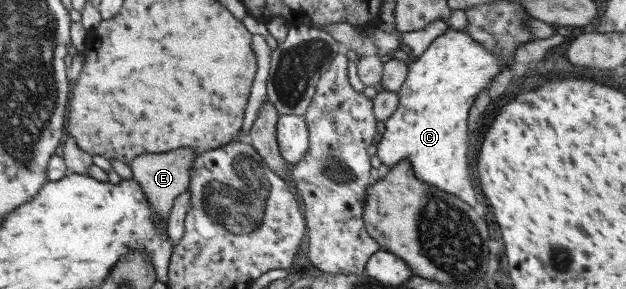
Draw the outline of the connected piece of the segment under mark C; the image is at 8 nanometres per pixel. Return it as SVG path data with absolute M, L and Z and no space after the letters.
M449 28L444 34L435 38L430 46L415 60L411 60L409 64L409 71L407 72L406 81L403 82L402 87L398 94L398 109L394 111L394 114L386 120L385 126L386 129L382 134L379 135L377 142L372 148L372 152L380 158L383 164L388 165L390 168L394 166L396 163L400 163L401 160L407 160L408 163L411 164L414 169L416 178L423 180L424 183L431 184L432 187L436 187L442 189L446 193L450 193L451 195L458 196L458 198L462 198L464 202L468 202L470 206L478 206L478 194L476 194L476 188L472 186L472 178L470 178L470 168L468 168L468 141L470 140L470 136L468 136L468 116L470 107L474 105L474 99L482 93L482 91L488 91L490 89L490 85L492 84L492 79L496 78L501 72L504 70L508 70L514 61L505 61L504 59L499 59L495 56L492 51L487 51L486 47L479 45L478 41L475 41L471 38L471 36L464 30L454 30Z

